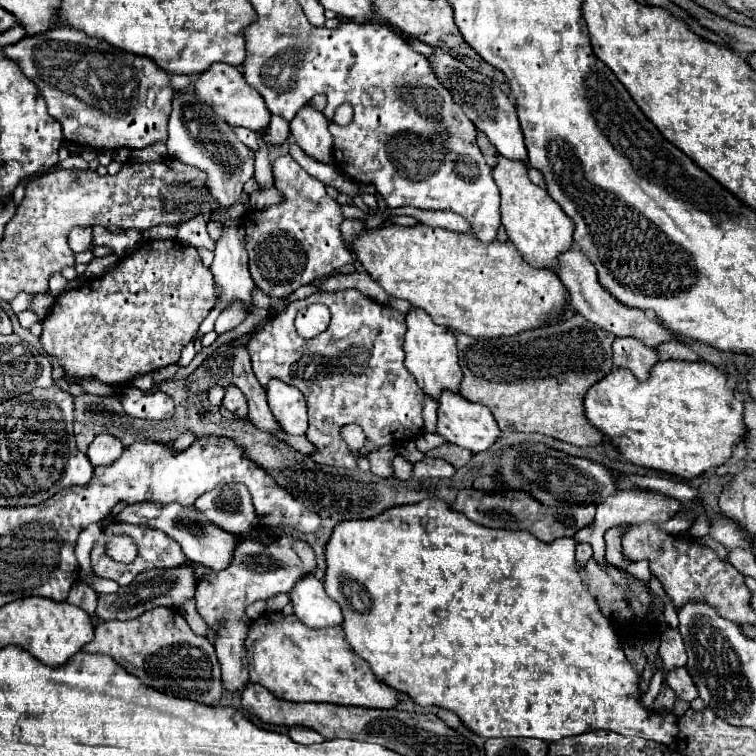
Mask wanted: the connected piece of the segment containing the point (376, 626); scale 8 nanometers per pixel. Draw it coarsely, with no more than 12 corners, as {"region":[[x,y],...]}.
{"region":[[440,498],[342,520],[324,590],[384,684],[482,738],[674,742],[572,538]]}

